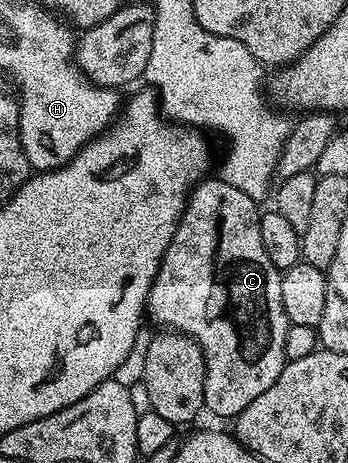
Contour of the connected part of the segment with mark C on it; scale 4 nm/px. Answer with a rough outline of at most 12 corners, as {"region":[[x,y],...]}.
{"region":[[194,185],[146,312],[233,418],[287,364],[259,205]]}

